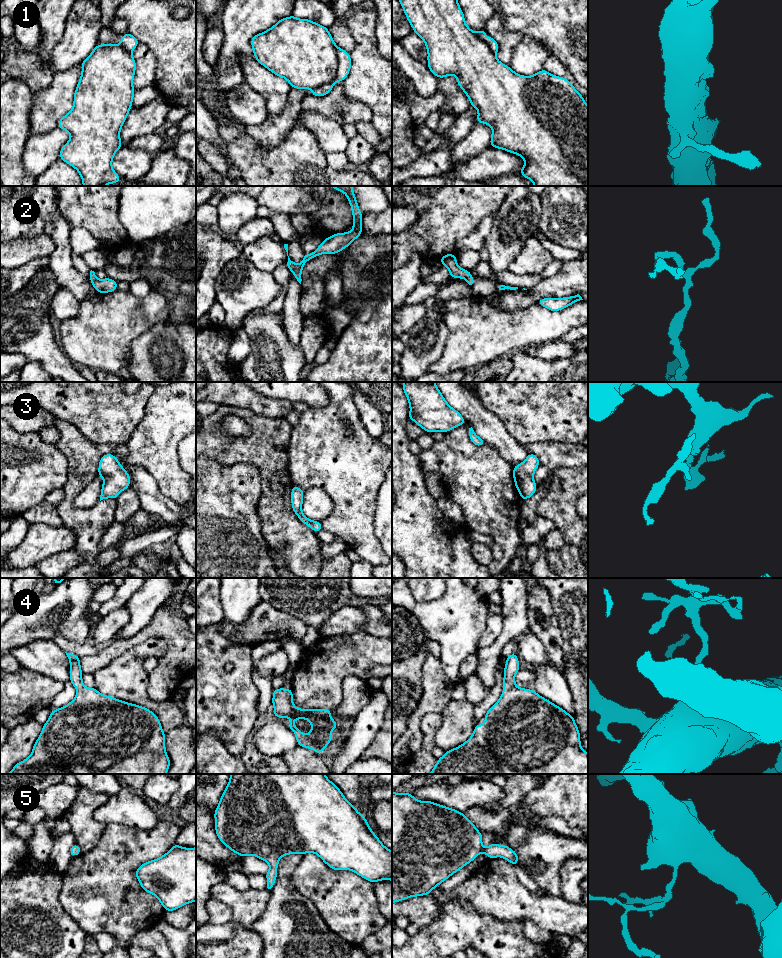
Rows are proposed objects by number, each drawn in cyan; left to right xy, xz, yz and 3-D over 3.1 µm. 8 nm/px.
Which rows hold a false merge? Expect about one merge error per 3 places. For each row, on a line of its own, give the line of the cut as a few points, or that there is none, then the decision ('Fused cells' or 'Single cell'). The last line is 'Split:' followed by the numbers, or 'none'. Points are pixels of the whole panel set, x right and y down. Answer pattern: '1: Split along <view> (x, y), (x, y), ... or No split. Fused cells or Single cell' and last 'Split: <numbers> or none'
1: Split along xz (337, 47), (335, 76), (330, 81), (313, 89). Fused cells
2: No split. Single cell
3: No split. Single cell
4: No split. Single cell
5: No split. Single cell
Split: 1

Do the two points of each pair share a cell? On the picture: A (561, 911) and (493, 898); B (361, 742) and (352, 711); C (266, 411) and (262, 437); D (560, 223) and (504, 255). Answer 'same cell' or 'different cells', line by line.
A: same cell
B: different cells
C: different cells
D: different cells

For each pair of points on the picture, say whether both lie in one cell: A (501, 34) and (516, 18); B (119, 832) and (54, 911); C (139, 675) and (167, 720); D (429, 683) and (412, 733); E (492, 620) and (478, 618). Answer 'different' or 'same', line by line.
A: different
B: different
C: same
D: same
E: different

